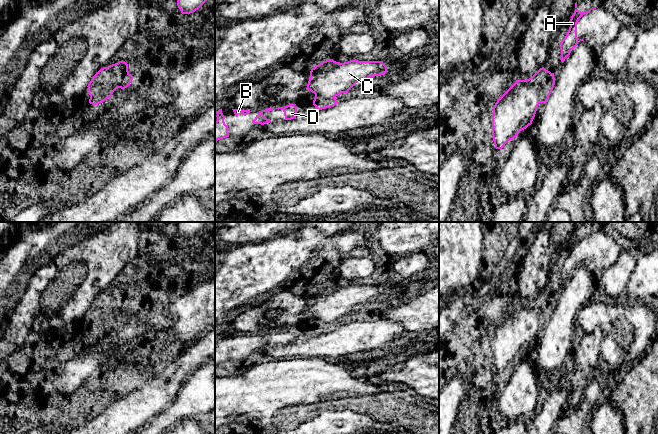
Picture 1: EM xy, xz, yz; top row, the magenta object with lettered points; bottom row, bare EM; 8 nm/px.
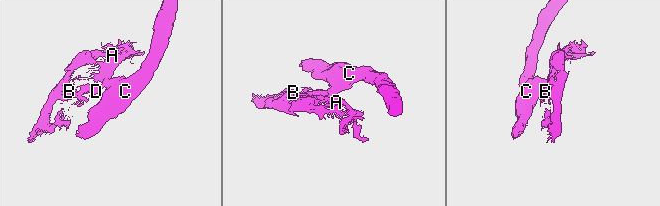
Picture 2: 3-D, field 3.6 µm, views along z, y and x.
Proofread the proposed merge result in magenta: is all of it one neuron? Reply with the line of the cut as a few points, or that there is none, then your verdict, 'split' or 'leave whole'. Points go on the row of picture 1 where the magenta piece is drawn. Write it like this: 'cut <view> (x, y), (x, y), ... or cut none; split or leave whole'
cut yz (528, 79), (538, 93), (539, 102); split

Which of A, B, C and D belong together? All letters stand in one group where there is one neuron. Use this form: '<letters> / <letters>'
A B D / C

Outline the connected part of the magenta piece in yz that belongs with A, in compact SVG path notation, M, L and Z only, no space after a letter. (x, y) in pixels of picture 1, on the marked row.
M575 9L573 15L571 16L570 19L570 27L569 30L565 36L565 38L559 43L560 44L560 50L561 50L561 62L563 63L565 61L565 59L570 55L570 51L574 50L574 48L577 46L578 44L578 37L577 37L577 23L579 21L579 19L589 13L591 10L590 9L586 12L581 12L577 9Z

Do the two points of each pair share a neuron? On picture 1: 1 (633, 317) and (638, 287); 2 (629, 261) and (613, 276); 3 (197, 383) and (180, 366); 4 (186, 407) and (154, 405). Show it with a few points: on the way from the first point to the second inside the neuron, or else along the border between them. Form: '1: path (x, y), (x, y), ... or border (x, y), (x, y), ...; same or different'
1: border (625, 298), (633, 301); different
2: path (625, 265), (617, 273); same
3: border (192, 374), (184, 382); different
4: border (181, 384), (169, 403); different

